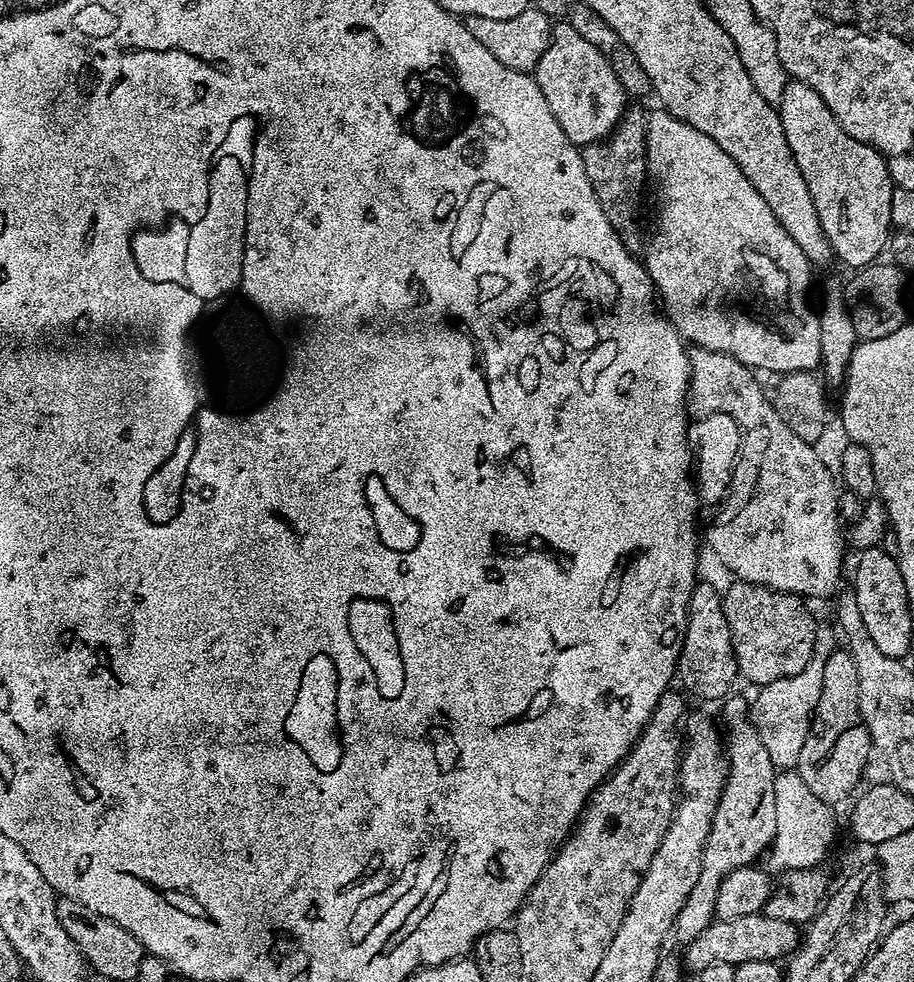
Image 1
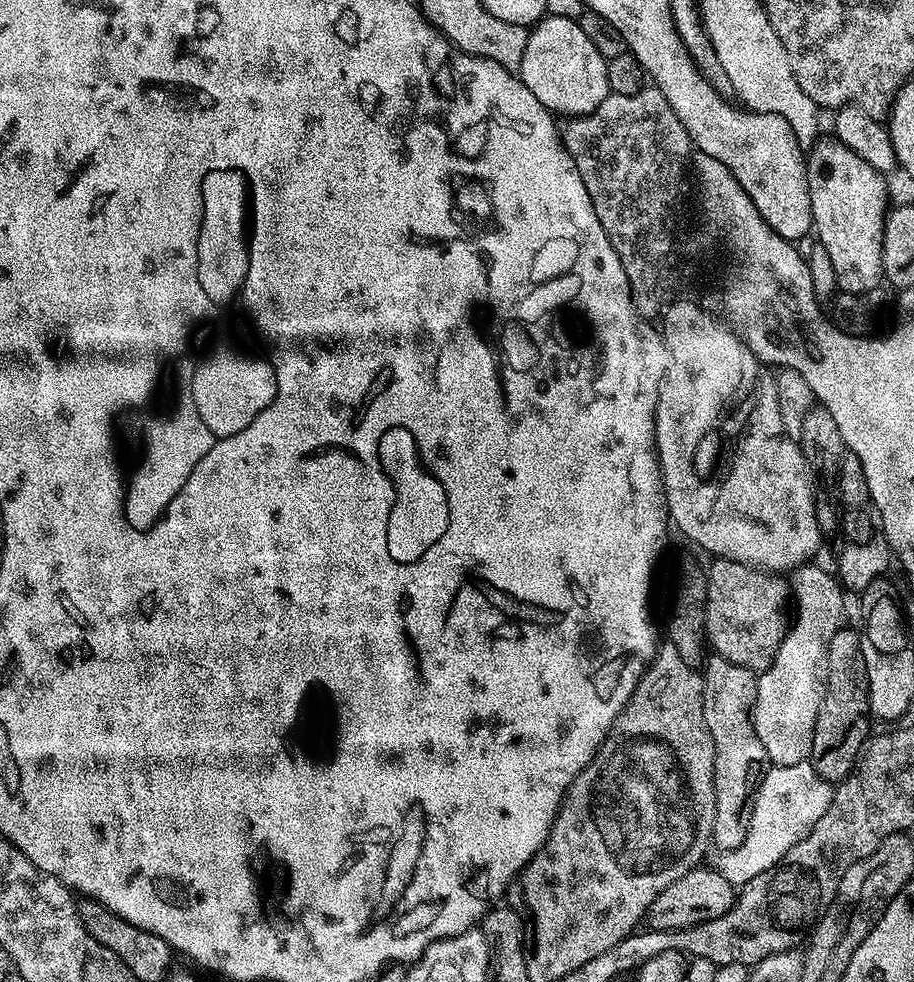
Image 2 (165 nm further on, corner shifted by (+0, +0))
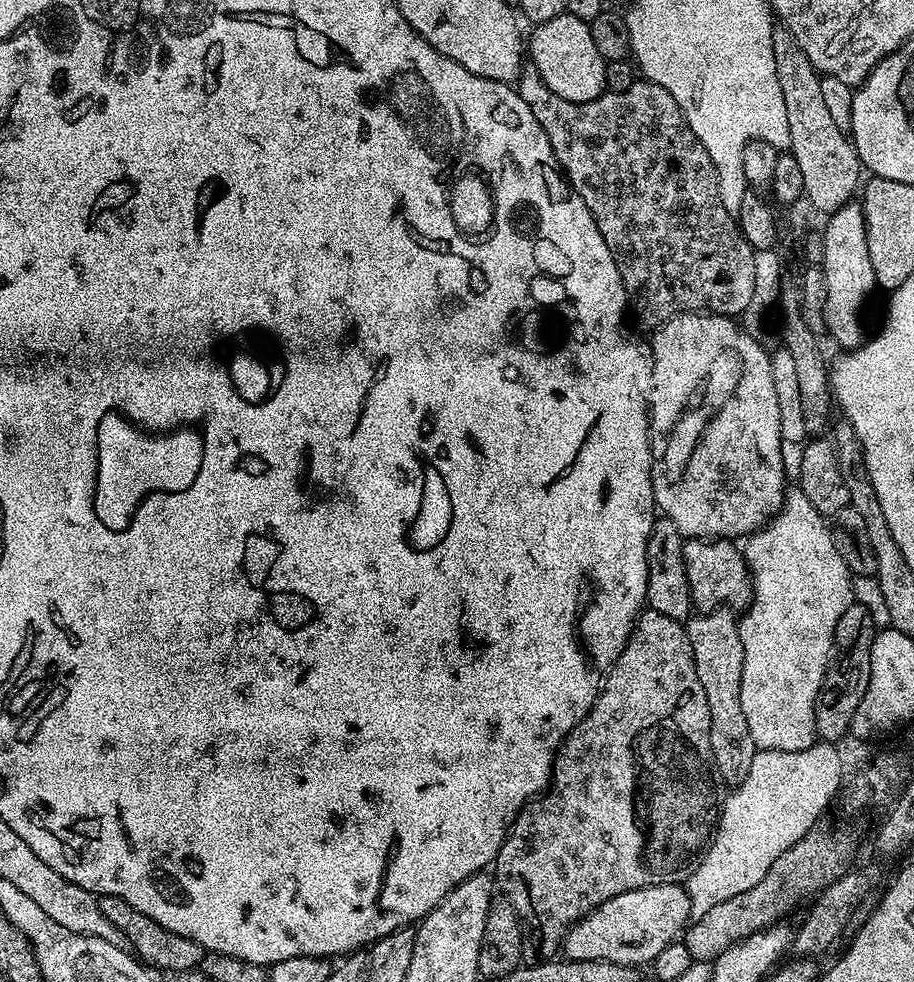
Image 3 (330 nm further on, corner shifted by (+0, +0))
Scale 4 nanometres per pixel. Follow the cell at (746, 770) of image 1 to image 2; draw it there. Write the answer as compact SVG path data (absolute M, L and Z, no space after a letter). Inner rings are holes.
M712 654L707 657L702 668L704 677L704 717L710 730L710 738L714 742L714 770L712 785L714 786L714 826L711 843L720 850L742 846L742 838L746 838L746 830L752 817L752 801L756 798L756 789L760 786L770 761L766 754L766 746L756 733L752 721L752 707L756 705L757 673L746 666L738 666L726 658Z

